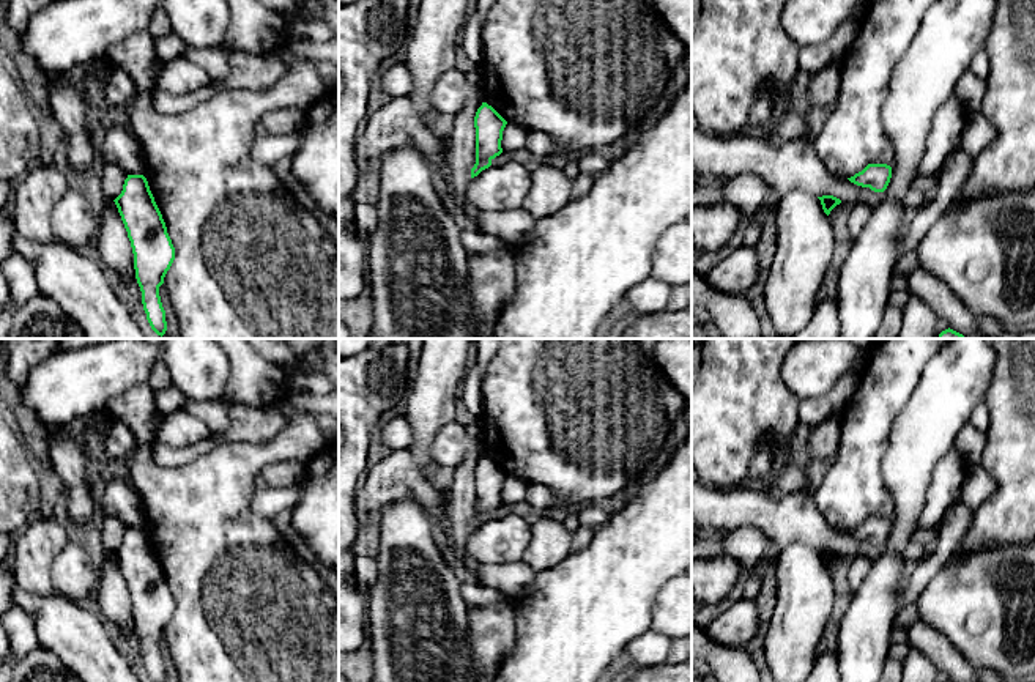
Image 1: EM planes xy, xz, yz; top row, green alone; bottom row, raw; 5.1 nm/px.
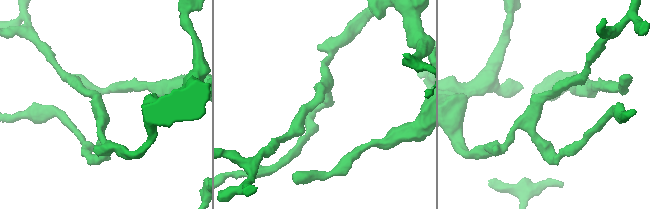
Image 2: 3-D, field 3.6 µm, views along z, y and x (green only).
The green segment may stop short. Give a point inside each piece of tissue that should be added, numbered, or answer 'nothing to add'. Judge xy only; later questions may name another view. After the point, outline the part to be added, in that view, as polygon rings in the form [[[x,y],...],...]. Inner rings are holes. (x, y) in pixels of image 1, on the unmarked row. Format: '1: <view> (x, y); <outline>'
nothing to add

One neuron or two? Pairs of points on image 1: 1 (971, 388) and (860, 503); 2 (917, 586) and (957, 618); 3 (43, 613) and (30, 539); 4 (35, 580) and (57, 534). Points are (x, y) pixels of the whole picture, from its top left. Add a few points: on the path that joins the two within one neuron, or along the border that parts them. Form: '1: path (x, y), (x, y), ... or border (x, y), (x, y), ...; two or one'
1: border (887, 443), (882, 482), (890, 493), (894, 515); two
2: border (945, 563), (914, 602); two
3: border (16, 583), (33, 594), (57, 596); two
4: path (35, 569), (35, 556), (46, 545); one

